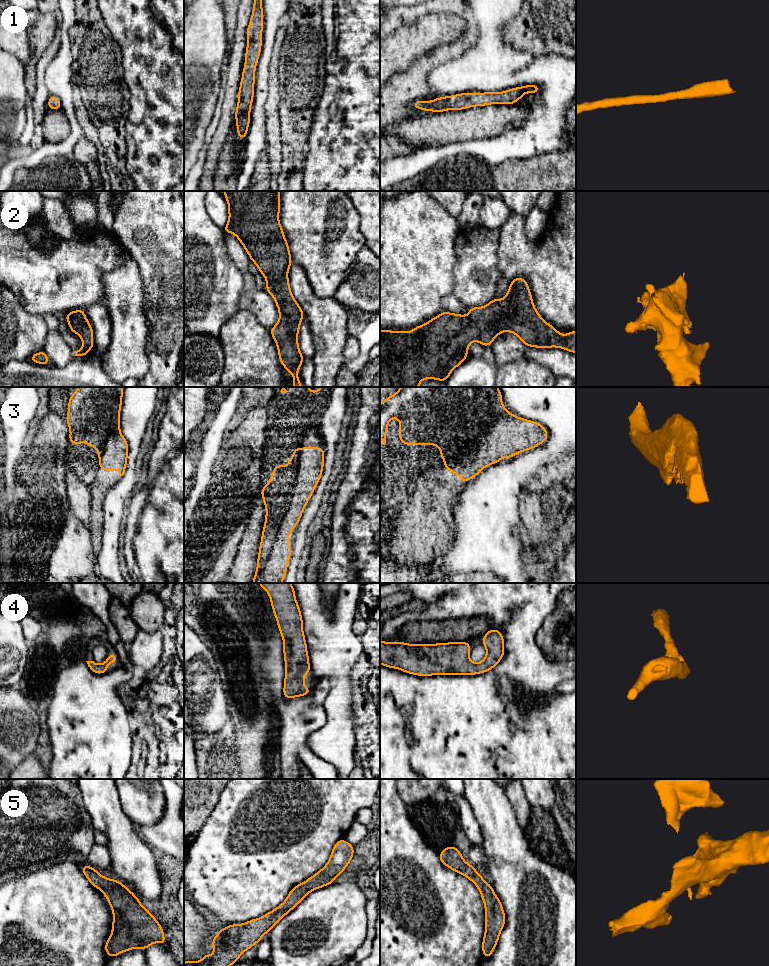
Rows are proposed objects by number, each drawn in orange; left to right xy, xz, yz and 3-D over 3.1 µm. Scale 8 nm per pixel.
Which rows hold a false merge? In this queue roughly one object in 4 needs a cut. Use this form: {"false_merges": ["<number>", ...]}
{"false_merges": ["3"]}

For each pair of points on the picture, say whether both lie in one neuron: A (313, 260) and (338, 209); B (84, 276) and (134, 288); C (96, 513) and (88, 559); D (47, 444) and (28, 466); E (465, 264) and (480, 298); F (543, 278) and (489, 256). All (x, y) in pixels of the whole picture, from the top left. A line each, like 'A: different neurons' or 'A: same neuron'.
A: same neuron
B: different neurons
C: different neurons
D: same neuron
E: same neuron
F: different neurons

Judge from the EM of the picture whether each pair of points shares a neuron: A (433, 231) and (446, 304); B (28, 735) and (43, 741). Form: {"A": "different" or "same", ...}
{"A": "different", "B": "different"}

